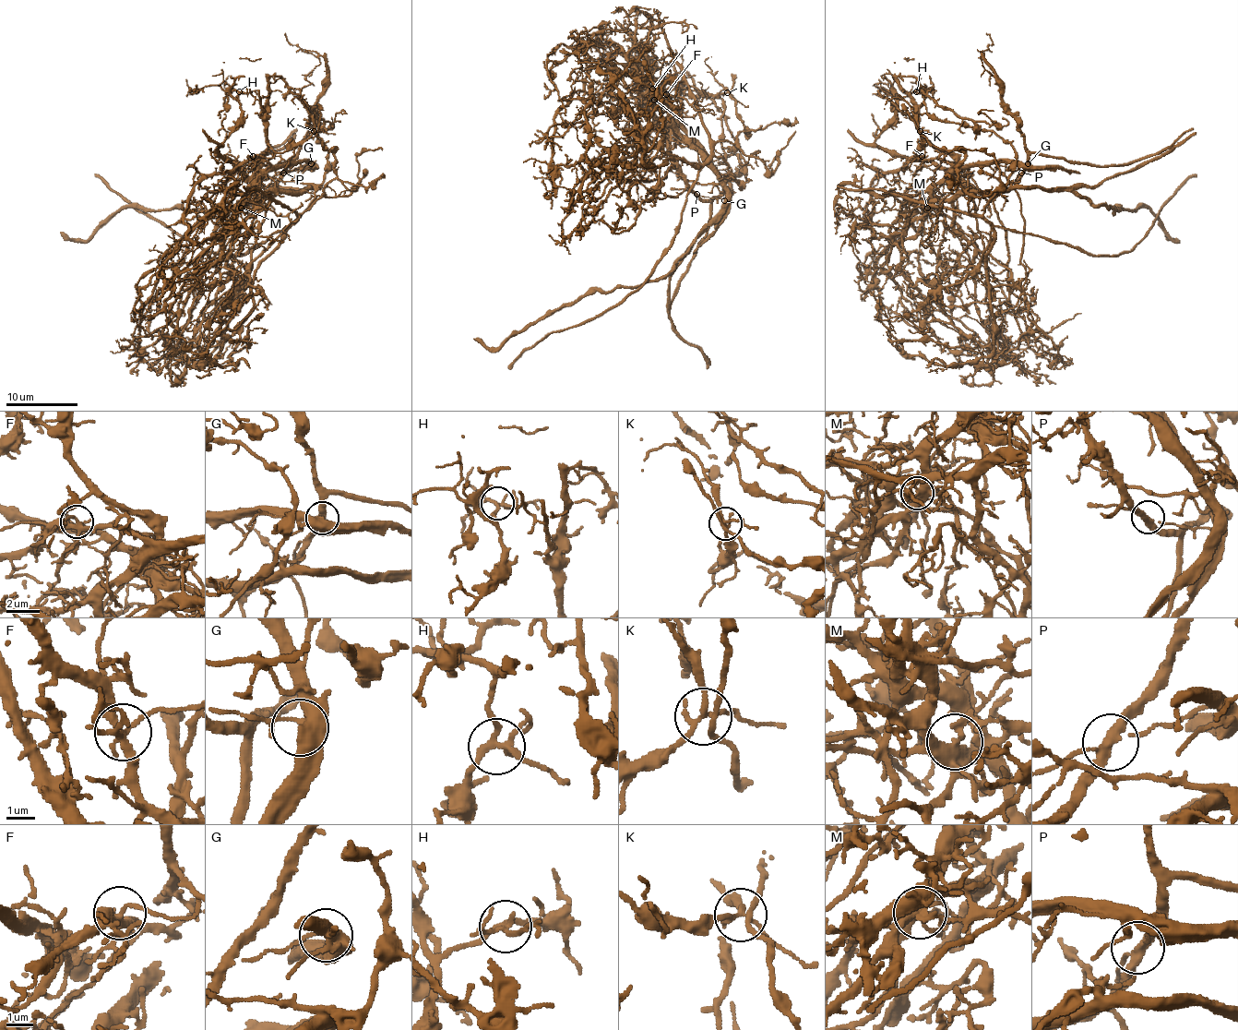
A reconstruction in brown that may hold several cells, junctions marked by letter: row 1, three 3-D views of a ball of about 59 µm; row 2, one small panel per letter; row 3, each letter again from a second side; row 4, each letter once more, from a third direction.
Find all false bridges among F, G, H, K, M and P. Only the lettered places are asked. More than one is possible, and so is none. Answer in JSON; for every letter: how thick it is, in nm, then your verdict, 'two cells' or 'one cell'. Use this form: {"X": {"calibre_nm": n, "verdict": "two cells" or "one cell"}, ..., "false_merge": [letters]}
{"F": {"calibre_nm": 240, "verdict": "one cell"}, "G": {"calibre_nm": 400, "verdict": "one cell"}, "H": {"calibre_nm": 200, "verdict": "one cell"}, "K": {"calibre_nm": 200, "verdict": "two cells"}, "M": {"calibre_nm": 400, "verdict": "two cells"}, "P": {"calibre_nm": 280, "verdict": "two cells"}, "false_merge": ["K", "M", "P"]}

